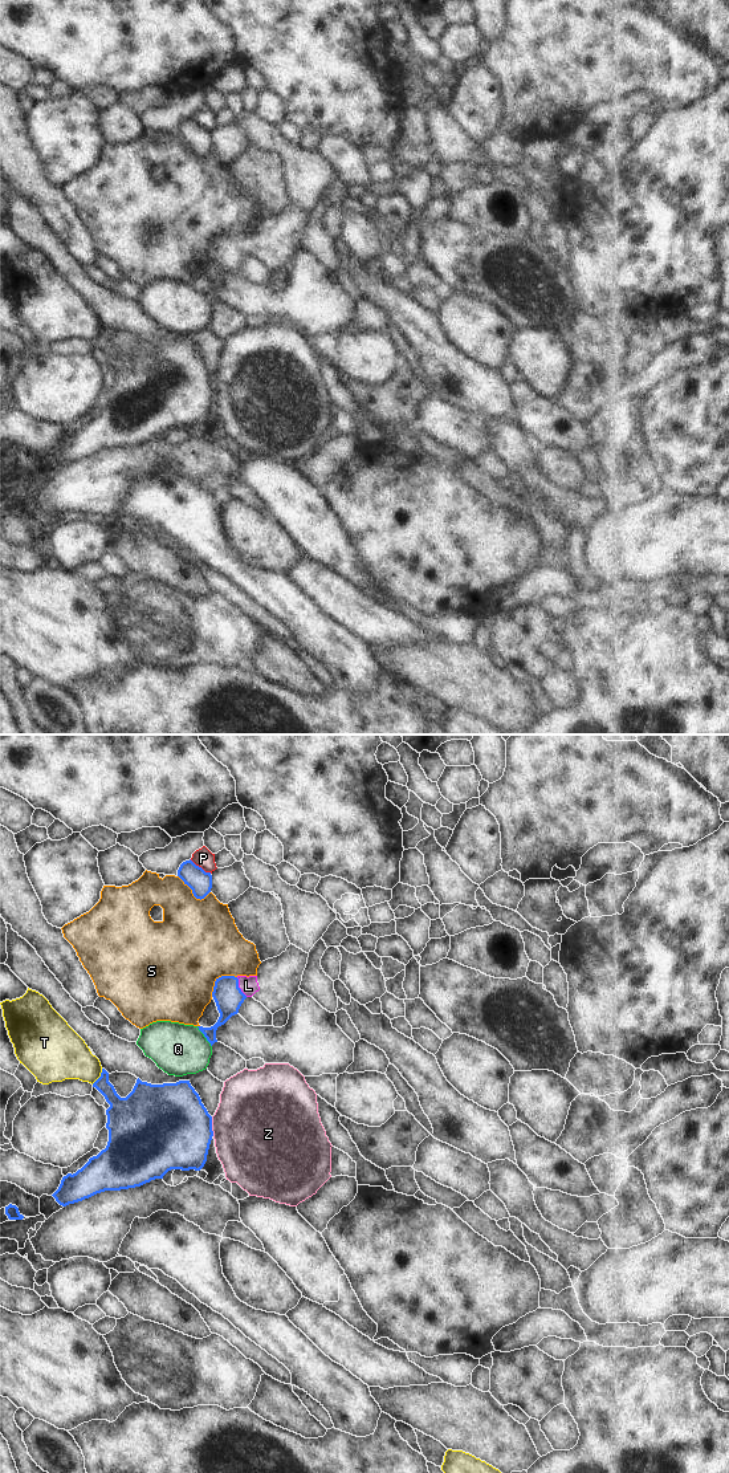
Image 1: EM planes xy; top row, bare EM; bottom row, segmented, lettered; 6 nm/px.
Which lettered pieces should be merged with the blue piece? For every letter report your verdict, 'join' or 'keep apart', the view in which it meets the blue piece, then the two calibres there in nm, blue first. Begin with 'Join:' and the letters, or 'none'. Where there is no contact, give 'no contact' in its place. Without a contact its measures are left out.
Join: L
L: join | xy | 170/110 nm
P: keep apart | xy | 140/120 nm
Q: keep apart | xy | 150/320 nm
S: keep apart | xy | 170/480 nm
T: keep apart | xy | 170/280 nm
Z: keep apart | xy | 500/480 nm

